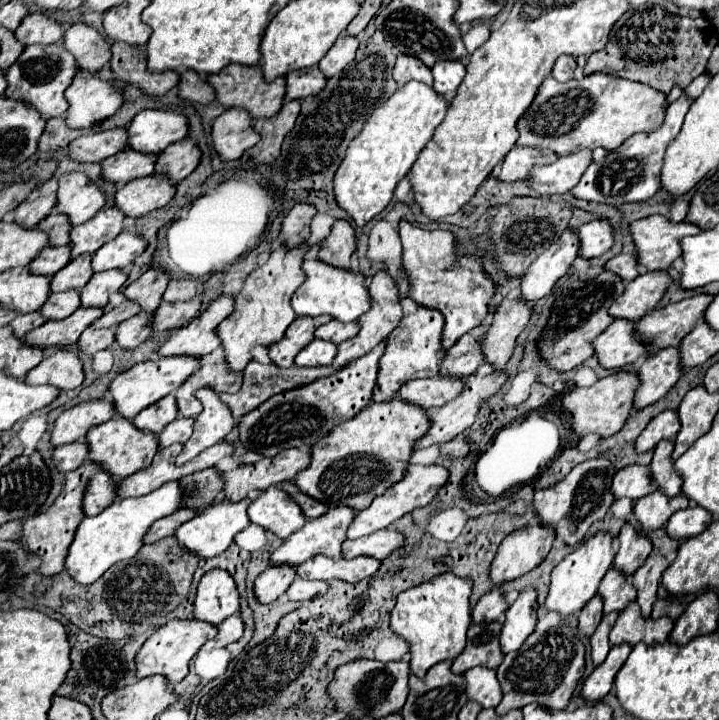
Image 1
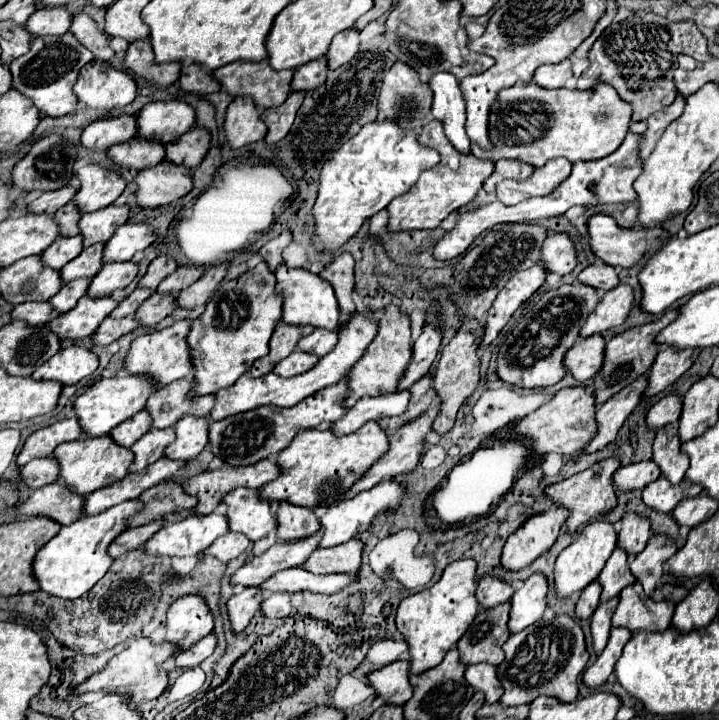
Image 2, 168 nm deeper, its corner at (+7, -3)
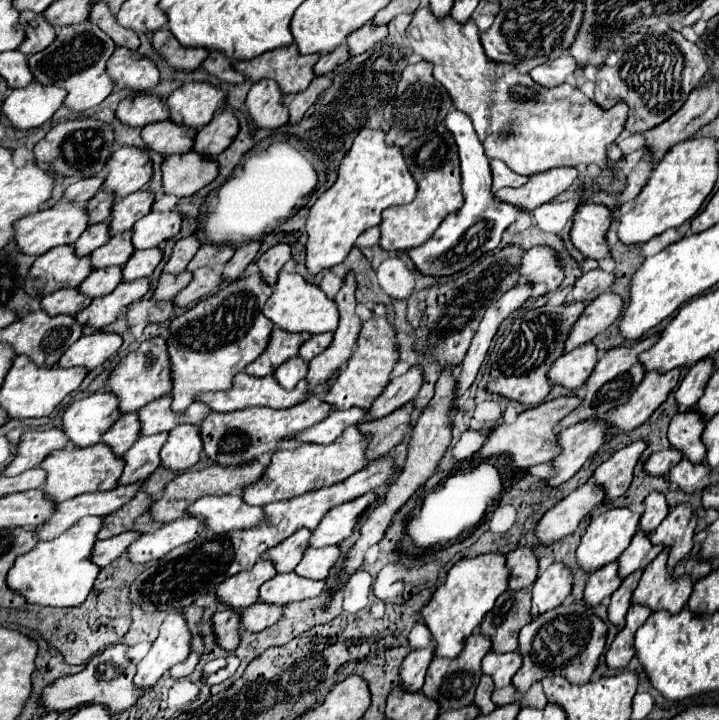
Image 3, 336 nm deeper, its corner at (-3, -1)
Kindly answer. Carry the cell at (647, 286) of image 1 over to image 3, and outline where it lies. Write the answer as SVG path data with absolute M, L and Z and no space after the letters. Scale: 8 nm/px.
M616 292L600 294L596 300L592 300L586 306L582 316L574 324L574 328L566 340L566 352L574 350L580 344L594 340L594 336L598 336L610 324L614 324L622 312L624 312L624 300Z

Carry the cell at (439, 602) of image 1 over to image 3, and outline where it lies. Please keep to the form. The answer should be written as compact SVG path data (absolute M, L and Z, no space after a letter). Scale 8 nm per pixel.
M486 554L486 556L458 560L450 568L450 574L446 576L444 584L440 584L432 592L432 598L420 610L424 624L430 628L436 640L434 656L456 658L464 648L466 638L476 630L484 614L492 610L496 598L506 588L508 588L508 568L504 564L502 554Z

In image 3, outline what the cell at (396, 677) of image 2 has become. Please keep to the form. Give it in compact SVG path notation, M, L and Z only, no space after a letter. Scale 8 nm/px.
M422 648L422 650L412 650L402 666L400 666L400 682L404 690L408 692L420 692L424 686L424 676L430 660L434 658L434 648Z

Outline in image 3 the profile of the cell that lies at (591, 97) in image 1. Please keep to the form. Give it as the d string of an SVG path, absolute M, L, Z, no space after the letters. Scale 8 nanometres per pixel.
M422 6L412 14L406 38L416 54L434 64L434 78L448 90L454 106L472 118L488 158L498 158L524 176L556 166L604 166L608 162L608 146L614 144L628 120L624 102L604 110L572 84L542 88L512 64L488 60L472 18L460 24L450 16L436 18L430 6Z

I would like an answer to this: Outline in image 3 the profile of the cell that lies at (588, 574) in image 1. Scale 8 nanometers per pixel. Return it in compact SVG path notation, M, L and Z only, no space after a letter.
M610 508L594 518L576 550L580 568L592 574L594 570L616 562L636 534L638 518L640 514L632 514L628 508Z

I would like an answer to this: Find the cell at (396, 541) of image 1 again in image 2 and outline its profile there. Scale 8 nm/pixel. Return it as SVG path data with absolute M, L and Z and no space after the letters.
M354 538L334 548L318 548L306 558L302 566L312 574L354 574L360 568L362 546L364 544Z

